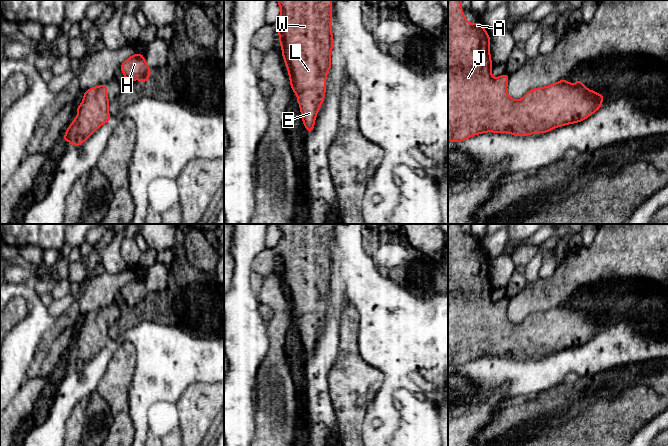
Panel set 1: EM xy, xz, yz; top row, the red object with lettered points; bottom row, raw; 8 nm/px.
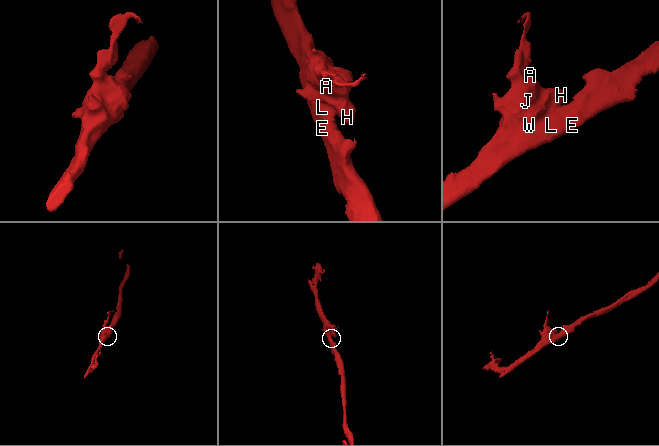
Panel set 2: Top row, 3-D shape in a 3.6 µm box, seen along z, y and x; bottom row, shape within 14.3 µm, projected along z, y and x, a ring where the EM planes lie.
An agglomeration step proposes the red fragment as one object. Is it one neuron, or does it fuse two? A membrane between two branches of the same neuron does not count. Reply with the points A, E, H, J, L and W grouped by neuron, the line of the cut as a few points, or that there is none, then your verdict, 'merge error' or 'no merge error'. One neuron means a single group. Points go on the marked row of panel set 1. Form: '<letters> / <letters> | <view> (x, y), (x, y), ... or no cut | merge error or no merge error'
A E H J L W | no cut | no merge error

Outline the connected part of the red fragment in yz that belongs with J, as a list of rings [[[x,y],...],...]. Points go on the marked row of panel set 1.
[[[448,0],[448,141],[453,141],[454,143],[457,143],[459,141],[464,141],[468,138],[471,138],[474,135],[482,134],[485,132],[509,133],[515,136],[526,136],[529,134],[546,133],[557,127],[581,122],[582,120],[587,119],[591,114],[595,113],[598,109],[601,108],[601,104],[603,102],[603,97],[605,94],[599,95],[596,91],[589,90],[581,82],[580,79],[576,80],[575,85],[562,79],[561,81],[553,83],[546,87],[531,89],[520,100],[512,99],[507,92],[509,76],[505,73],[500,77],[493,78],[491,75],[493,64],[490,57],[489,35],[487,34],[482,23],[470,24],[469,20],[465,19],[464,13],[462,11],[461,1],[462,0]]]

